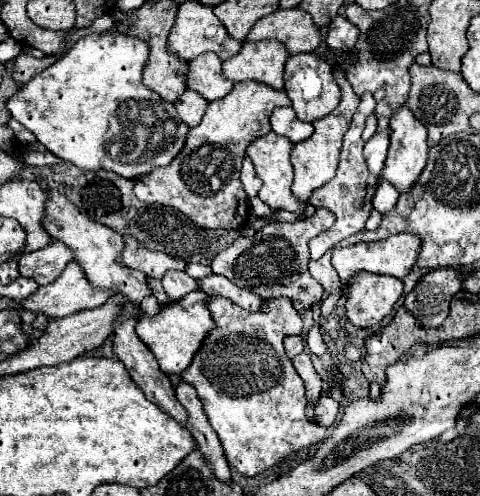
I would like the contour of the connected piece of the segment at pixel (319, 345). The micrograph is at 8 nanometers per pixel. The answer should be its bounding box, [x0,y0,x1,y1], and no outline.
[306,324,327,357]

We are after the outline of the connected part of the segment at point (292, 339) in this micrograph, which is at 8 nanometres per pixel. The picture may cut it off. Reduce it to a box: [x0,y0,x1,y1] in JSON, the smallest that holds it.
[284,335,304,358]

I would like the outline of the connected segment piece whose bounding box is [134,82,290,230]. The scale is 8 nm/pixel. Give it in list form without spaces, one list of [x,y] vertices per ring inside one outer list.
[[[252,82],[234,84],[234,88],[228,96],[208,104],[202,122],[198,126],[190,128],[184,148],[178,152],[178,156],[168,166],[158,166],[152,172],[134,178],[136,198],[146,204],[172,206],[174,210],[188,216],[198,228],[208,228],[208,230],[210,228],[212,230],[216,230],[216,228],[232,228],[232,230],[242,228],[242,224],[246,224],[246,220],[248,220],[248,206],[246,206],[248,196],[244,196],[244,188],[240,184],[240,168],[242,168],[242,160],[246,156],[246,146],[254,138],[264,136],[272,130],[270,128],[272,110],[282,108],[282,106],[290,106],[290,100],[284,90],[272,92],[270,88],[264,88],[264,84],[252,84]]]

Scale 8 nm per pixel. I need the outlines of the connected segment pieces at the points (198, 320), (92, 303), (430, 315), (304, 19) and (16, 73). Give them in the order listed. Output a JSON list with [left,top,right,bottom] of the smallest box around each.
[[136,290,216,374],[22,262,108,318],[404,270,460,328],[246,8,320,54],[12,54,56,84]]

